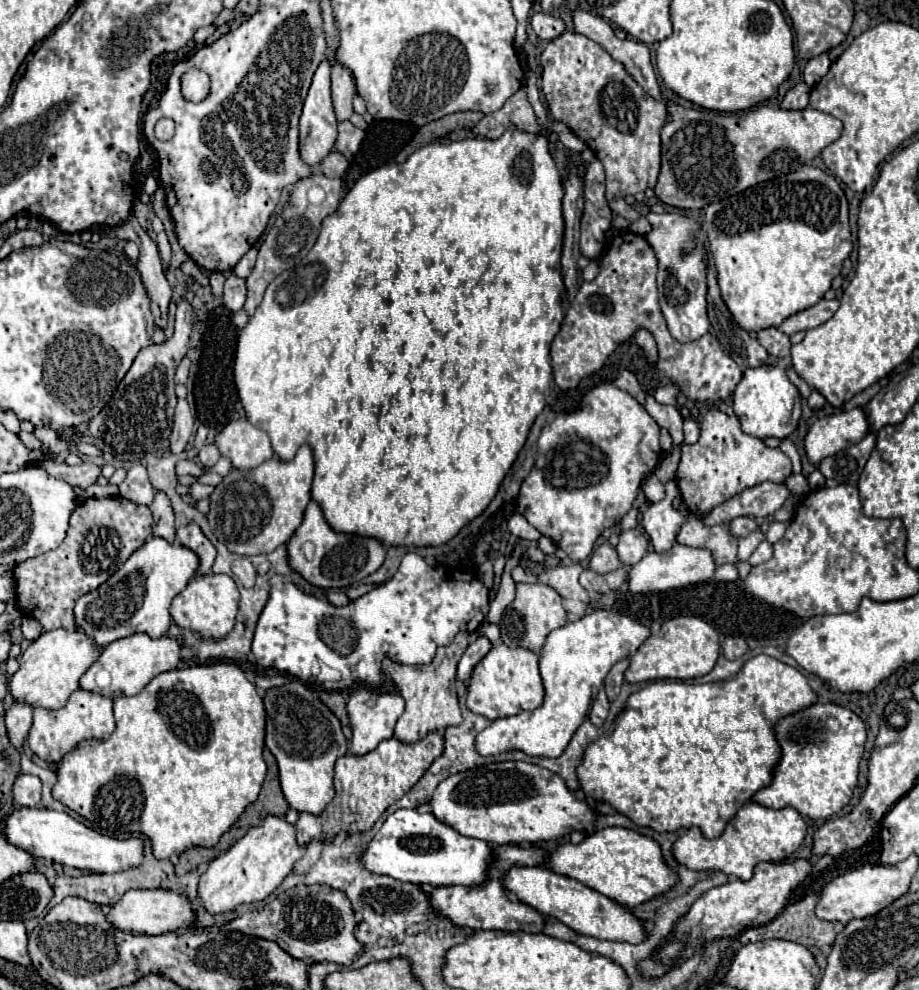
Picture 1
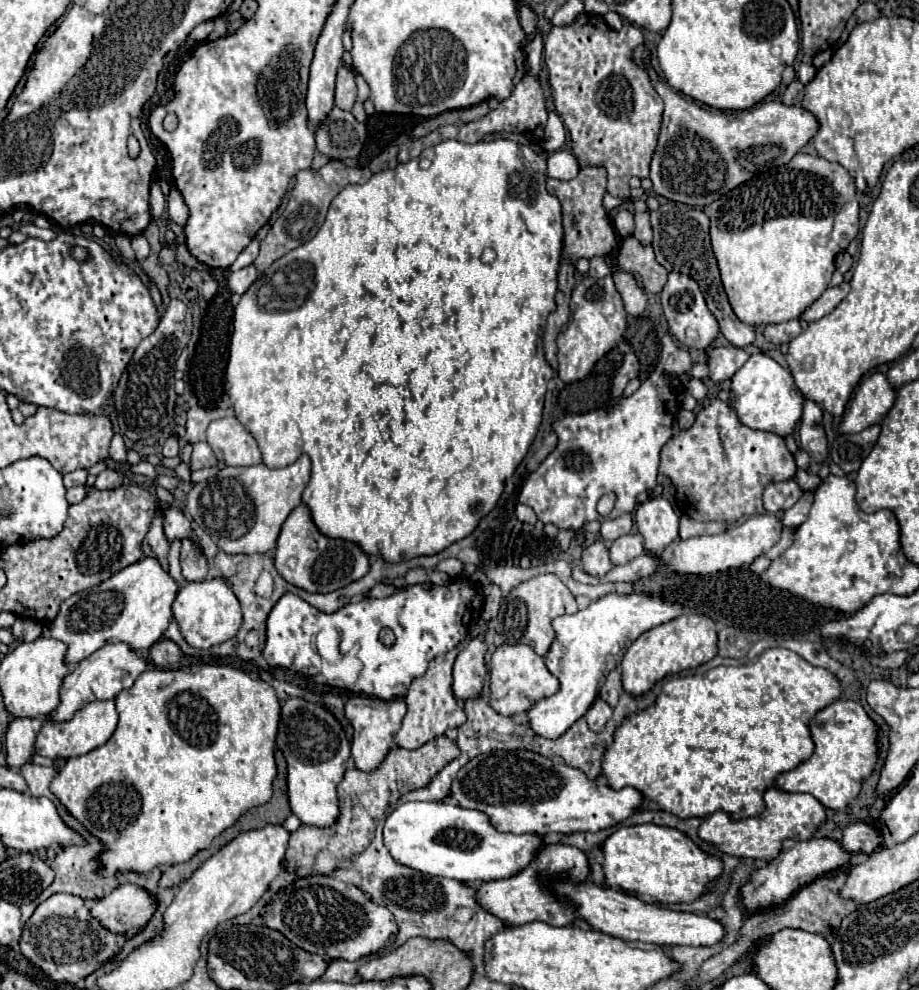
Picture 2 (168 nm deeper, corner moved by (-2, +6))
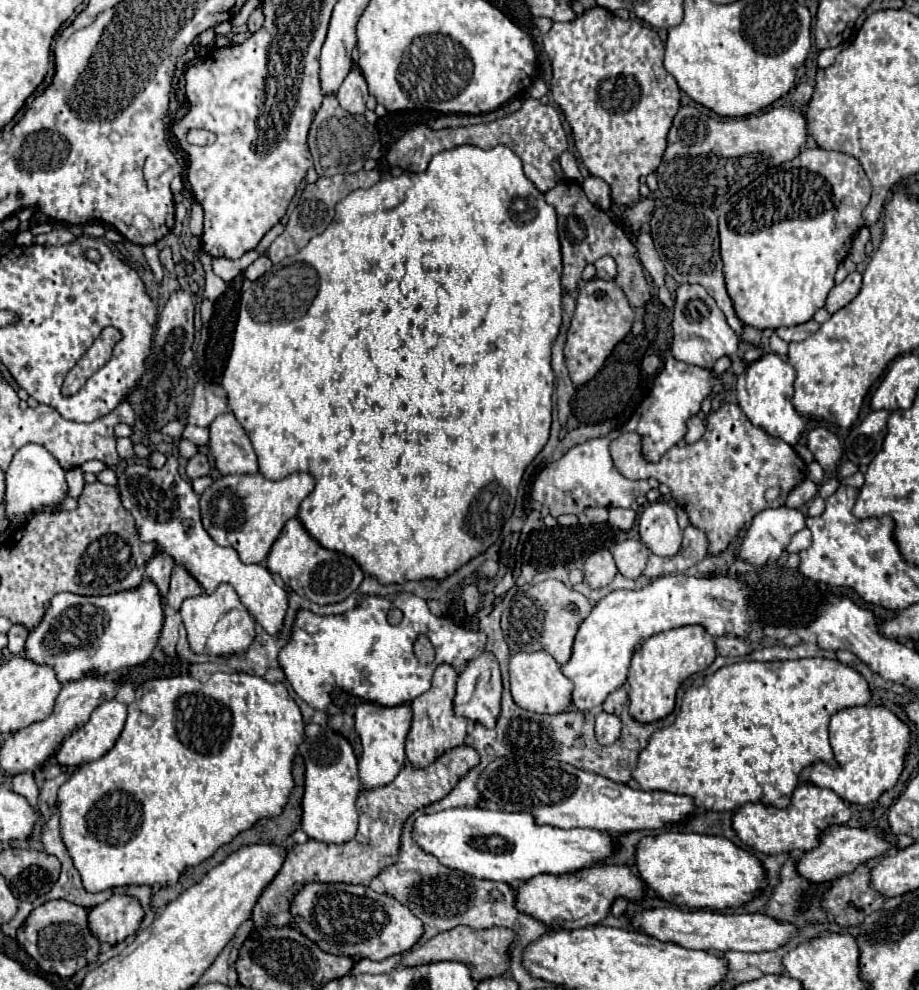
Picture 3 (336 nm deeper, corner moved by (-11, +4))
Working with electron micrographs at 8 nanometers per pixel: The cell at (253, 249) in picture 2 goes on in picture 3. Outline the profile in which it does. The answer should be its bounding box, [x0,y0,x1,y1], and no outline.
[213,250,261,282]

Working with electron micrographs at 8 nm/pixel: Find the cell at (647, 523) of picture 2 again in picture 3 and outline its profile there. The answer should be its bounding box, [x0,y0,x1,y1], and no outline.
[639,502,683,556]

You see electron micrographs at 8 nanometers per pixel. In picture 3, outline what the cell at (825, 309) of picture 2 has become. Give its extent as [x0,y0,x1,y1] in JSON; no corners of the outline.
[825,272,861,314]

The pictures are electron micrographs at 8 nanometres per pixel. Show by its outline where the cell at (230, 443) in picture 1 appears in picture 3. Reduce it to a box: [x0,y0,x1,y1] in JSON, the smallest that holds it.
[209,414,259,474]

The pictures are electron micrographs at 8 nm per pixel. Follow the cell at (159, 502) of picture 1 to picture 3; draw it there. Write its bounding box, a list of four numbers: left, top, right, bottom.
[145,552,175,602]

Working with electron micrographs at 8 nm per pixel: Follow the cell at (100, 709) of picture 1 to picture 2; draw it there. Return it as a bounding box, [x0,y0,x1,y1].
[36,700,118,758]

